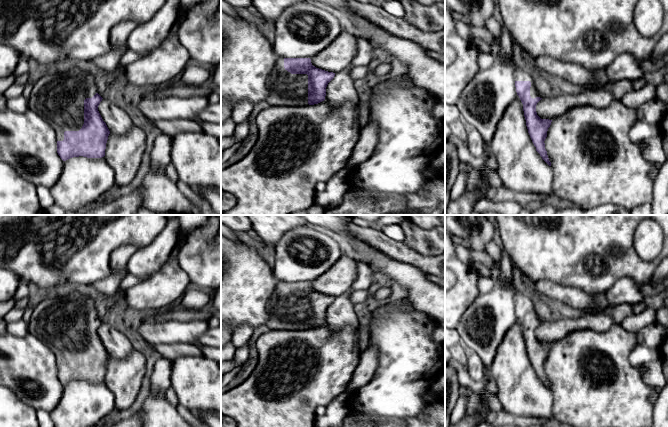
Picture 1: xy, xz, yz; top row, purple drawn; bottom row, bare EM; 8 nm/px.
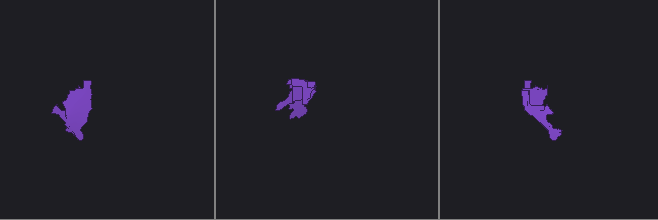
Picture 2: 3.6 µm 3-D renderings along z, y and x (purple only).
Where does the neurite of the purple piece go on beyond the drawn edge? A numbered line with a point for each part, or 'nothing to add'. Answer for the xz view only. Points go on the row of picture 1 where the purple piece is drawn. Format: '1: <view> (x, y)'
1: xz (286, 89)

